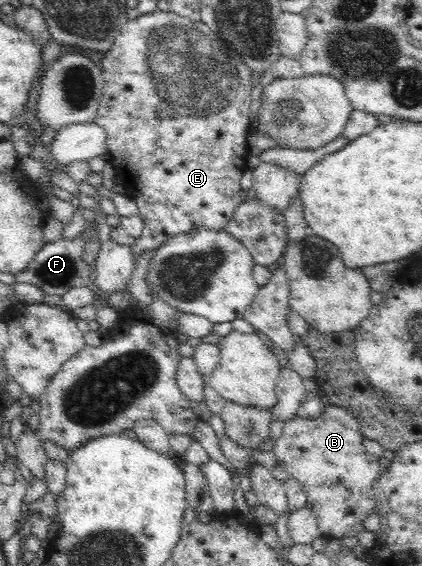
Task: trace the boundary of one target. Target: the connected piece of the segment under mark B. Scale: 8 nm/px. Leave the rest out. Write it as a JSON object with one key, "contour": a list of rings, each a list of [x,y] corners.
{"contour":[[[329,406],[319,418],[292,418],[282,427],[273,453],[276,465],[282,466],[296,479],[306,494],[306,508],[310,508],[321,537],[356,537],[366,530],[364,521],[370,513],[379,515],[375,483],[384,472],[379,459],[367,453],[358,420],[346,410]]]}

